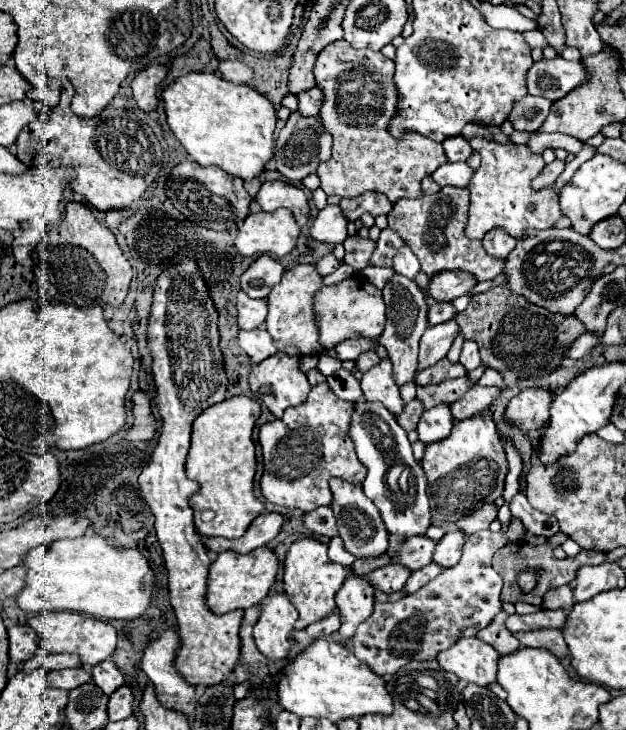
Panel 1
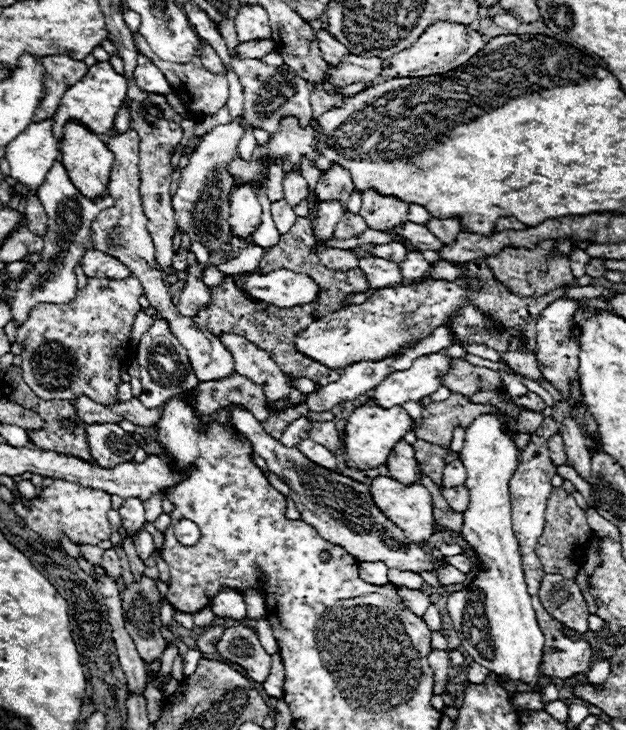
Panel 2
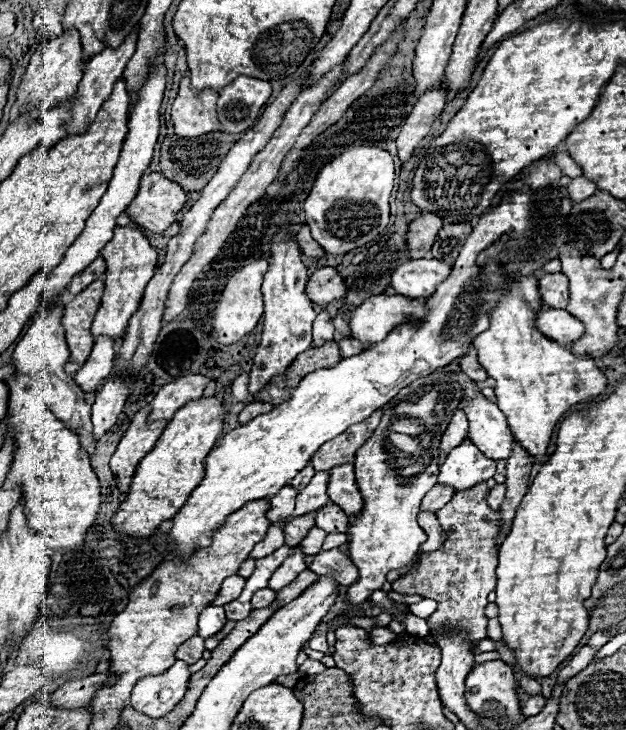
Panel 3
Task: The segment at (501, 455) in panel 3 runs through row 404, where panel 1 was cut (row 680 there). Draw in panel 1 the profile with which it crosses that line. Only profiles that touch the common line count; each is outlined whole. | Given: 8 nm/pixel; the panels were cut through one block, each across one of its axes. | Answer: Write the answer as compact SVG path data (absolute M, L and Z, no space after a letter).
M480 638L458 640L452 648L440 652L438 656L438 662L446 672L478 686L490 686L496 682L498 660L500 654Z

